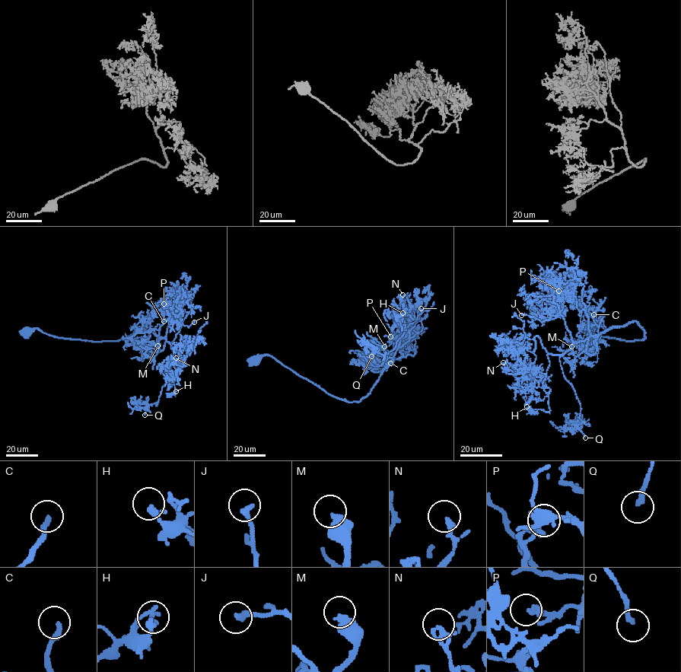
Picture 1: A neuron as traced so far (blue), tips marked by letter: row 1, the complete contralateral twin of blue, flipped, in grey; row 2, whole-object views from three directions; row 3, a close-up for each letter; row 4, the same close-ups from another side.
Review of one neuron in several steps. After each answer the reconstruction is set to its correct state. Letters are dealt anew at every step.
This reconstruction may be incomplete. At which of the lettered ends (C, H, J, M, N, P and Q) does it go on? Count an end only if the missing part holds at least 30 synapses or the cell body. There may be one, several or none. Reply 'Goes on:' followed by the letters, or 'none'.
Goes on: C, J, M

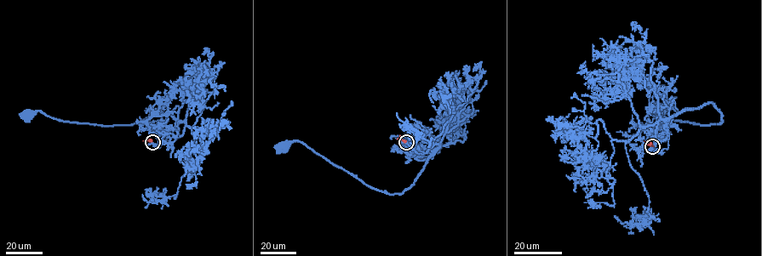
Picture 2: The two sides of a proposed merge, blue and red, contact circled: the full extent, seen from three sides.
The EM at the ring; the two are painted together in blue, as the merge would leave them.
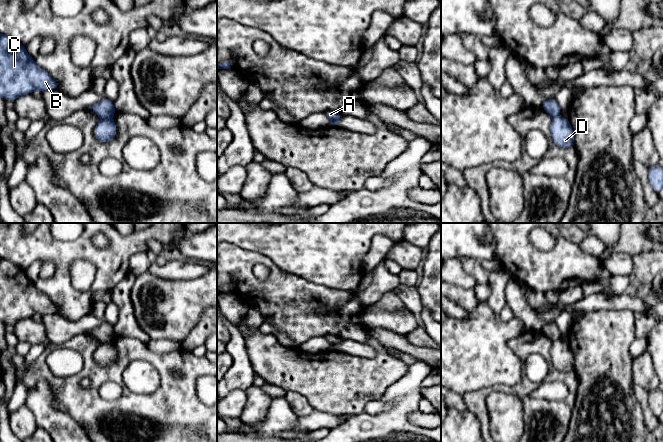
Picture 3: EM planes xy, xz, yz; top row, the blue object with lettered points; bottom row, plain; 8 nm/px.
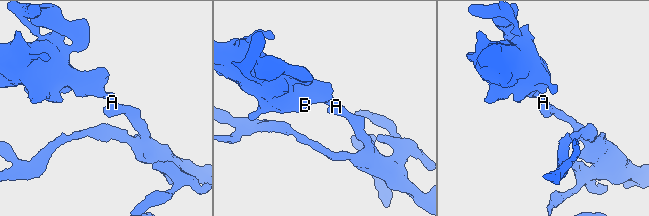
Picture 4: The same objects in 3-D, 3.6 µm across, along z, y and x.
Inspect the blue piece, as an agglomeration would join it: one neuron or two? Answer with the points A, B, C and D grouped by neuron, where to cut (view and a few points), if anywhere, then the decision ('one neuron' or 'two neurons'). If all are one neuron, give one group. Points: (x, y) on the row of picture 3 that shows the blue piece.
A D / B C; cut in xy along (111, 115), (101, 118); two neurons

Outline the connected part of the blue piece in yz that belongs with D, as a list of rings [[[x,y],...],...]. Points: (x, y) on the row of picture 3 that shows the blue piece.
[[[554,117],[549,131],[557,147],[569,148],[574,145],[574,132],[568,118]]]

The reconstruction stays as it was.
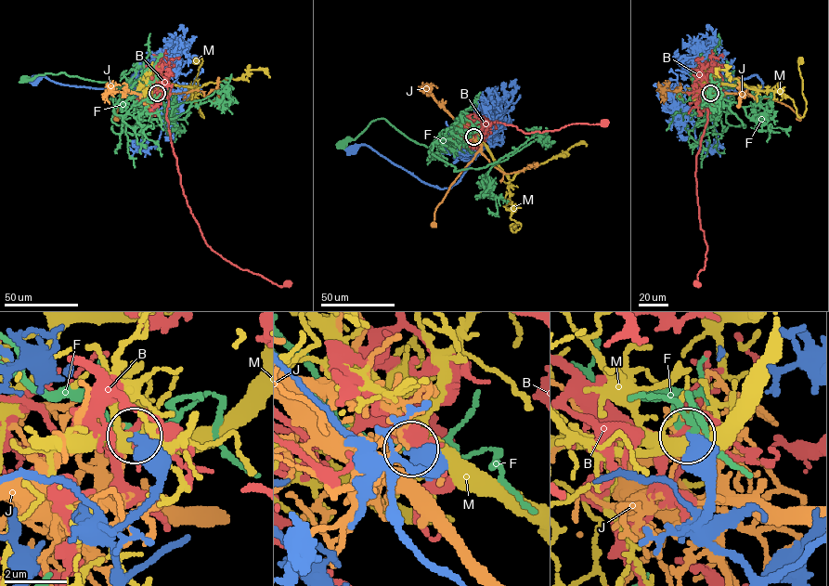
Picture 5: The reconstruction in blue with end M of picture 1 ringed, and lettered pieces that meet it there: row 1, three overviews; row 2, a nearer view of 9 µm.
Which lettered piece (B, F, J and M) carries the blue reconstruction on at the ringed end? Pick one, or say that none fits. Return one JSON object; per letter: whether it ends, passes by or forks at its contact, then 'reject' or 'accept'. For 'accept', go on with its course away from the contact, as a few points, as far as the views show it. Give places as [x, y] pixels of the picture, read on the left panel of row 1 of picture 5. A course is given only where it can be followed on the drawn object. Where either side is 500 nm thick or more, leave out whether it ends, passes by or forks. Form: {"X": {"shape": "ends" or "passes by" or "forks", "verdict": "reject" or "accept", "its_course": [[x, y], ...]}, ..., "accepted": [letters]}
{"B": {"verdict": "reject"}, "F": {"verdict": "reject"}, "J": {"verdict": "reject"}, "M": {"verdict": "reject"}, "accepted": []}

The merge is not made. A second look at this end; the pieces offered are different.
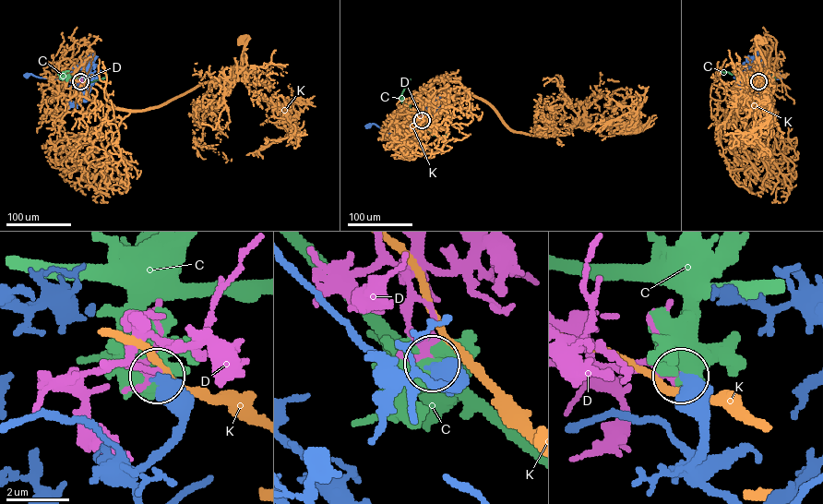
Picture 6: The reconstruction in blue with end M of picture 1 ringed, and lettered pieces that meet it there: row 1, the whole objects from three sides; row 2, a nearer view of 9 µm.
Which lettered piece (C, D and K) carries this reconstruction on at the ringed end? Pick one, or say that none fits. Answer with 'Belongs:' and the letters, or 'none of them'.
Belongs: D

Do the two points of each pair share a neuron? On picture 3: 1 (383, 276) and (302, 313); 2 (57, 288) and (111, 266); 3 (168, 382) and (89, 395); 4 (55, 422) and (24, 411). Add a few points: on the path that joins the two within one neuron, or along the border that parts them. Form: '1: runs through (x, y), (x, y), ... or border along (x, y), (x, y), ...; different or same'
1: border along (372, 271), (372, 283), (359, 295), (366, 304); different
2: runs through (62, 270), (62, 266), (74, 254), (93, 255); same
3: runs through (151, 403), (147, 407), (110, 407); same
4: border along (25, 404), (34, 416), (38, 426); different

